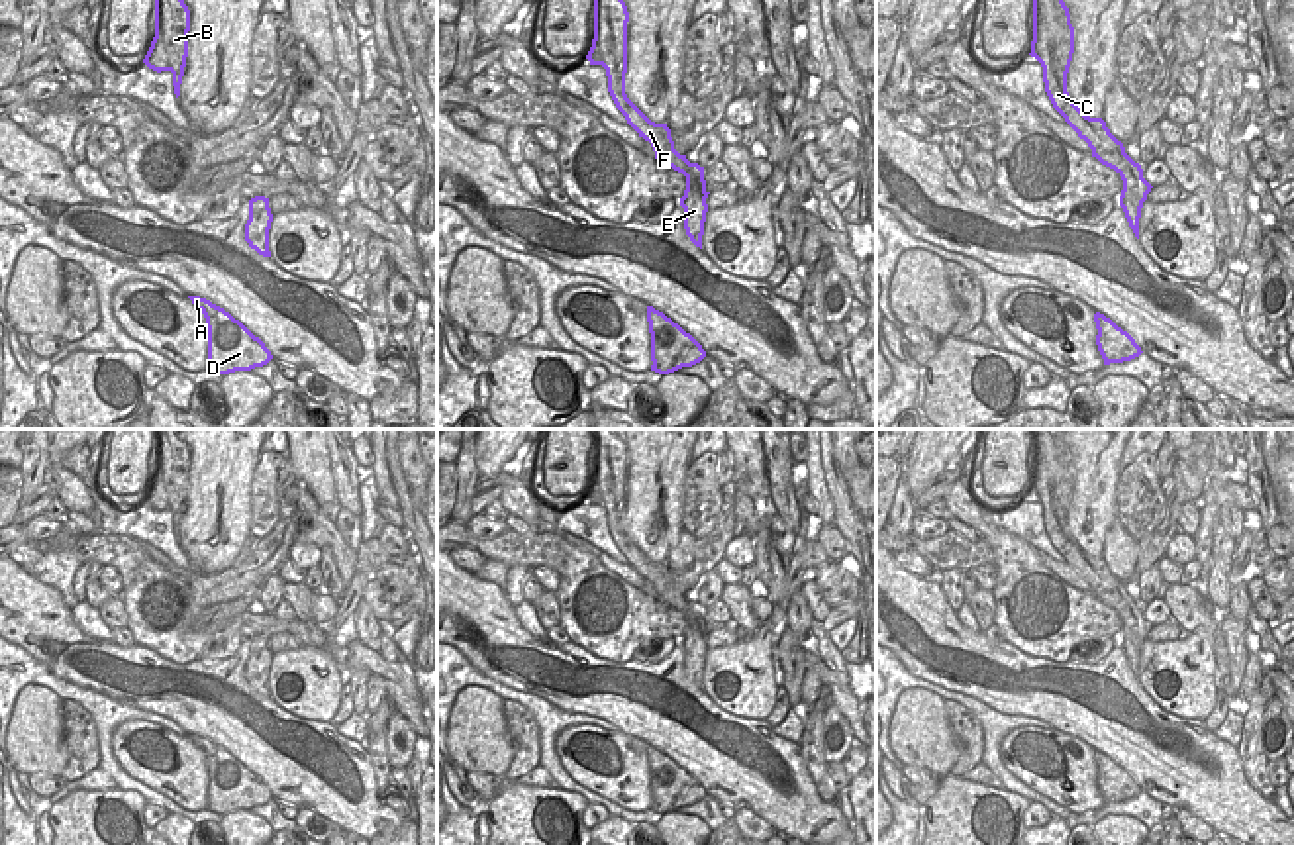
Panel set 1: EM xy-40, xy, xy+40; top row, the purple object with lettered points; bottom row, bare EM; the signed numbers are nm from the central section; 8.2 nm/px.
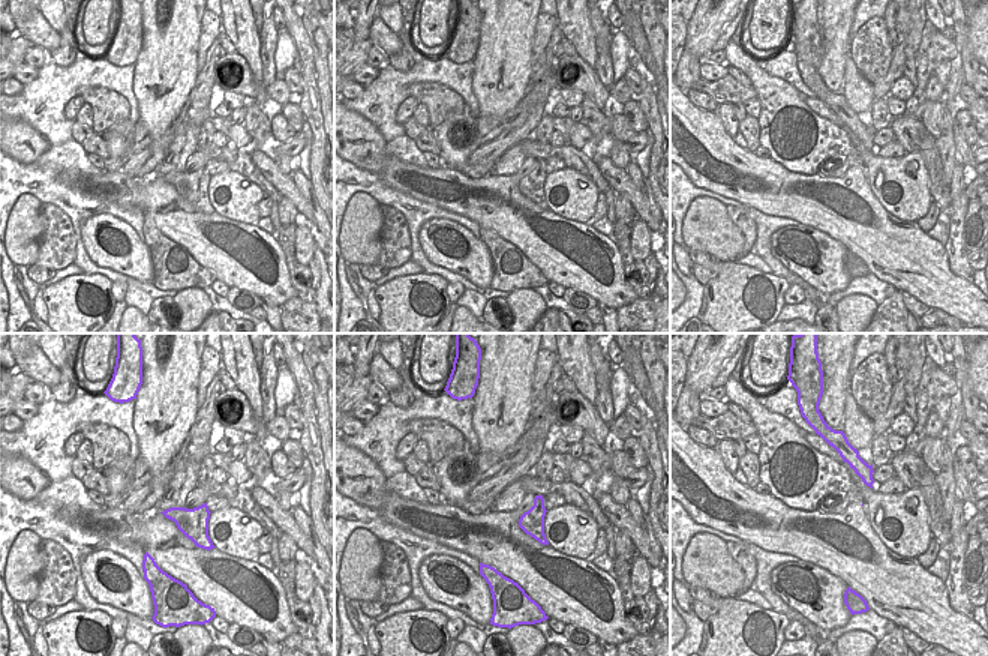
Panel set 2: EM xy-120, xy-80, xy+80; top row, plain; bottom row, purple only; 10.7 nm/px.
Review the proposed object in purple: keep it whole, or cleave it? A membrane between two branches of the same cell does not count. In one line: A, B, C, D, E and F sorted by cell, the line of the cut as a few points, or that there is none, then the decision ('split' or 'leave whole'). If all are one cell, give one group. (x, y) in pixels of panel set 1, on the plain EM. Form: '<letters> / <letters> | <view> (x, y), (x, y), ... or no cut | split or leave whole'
A B C D E F | no cut | leave whole

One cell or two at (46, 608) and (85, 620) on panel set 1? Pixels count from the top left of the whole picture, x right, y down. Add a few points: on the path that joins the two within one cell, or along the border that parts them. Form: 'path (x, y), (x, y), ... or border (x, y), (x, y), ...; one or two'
border (69, 610), (85, 634), (110, 642); two

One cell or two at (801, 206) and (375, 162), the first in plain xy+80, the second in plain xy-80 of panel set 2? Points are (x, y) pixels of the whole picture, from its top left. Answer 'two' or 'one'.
one

